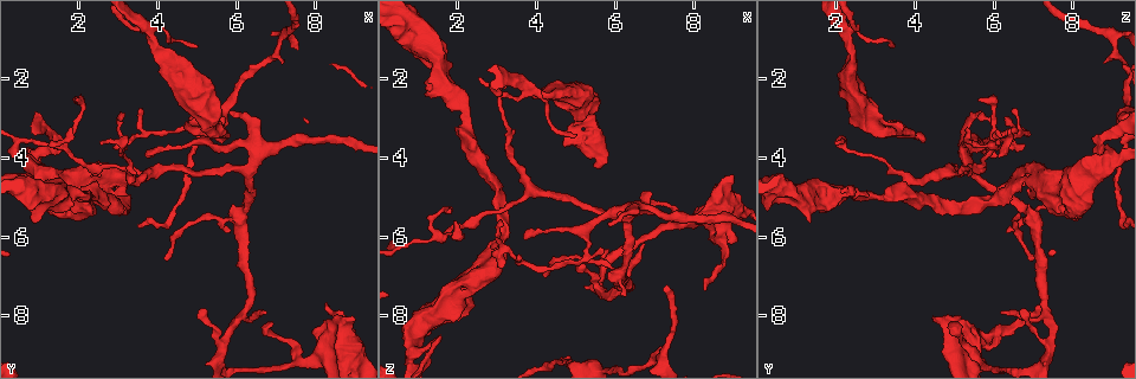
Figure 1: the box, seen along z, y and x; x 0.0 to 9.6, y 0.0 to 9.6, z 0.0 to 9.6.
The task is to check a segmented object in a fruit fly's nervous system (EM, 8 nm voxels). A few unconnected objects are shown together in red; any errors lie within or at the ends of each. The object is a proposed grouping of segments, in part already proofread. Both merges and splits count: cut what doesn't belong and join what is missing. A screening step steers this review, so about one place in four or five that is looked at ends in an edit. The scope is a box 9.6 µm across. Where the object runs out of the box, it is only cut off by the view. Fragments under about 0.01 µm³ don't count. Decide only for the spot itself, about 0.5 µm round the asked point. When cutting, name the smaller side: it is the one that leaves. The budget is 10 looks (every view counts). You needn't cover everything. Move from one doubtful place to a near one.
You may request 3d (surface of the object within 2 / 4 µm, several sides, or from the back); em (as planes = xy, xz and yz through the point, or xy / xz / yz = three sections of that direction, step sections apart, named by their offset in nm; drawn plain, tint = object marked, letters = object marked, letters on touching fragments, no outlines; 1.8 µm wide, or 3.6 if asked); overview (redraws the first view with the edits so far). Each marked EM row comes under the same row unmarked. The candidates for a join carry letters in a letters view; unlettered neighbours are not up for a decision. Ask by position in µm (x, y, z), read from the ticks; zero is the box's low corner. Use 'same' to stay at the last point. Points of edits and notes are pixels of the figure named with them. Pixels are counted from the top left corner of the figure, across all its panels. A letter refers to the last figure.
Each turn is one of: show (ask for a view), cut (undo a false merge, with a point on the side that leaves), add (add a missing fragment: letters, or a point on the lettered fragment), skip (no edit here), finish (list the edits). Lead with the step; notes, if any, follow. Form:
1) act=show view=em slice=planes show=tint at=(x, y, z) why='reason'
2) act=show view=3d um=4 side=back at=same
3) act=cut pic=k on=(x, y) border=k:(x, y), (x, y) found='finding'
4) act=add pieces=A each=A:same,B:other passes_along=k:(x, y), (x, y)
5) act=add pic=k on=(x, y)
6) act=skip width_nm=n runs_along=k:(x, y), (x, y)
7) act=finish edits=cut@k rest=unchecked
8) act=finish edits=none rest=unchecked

act=show view=3d um=2 at=(3.35, 3.55, 6.40) why='abrupt turn'

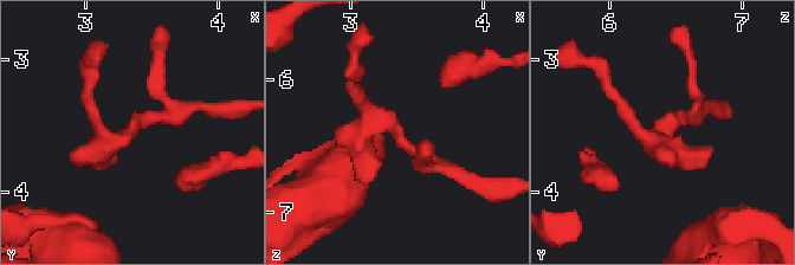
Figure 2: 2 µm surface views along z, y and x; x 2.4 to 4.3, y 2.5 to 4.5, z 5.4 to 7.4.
act=show view=em slice=planes show=letters at=(3.36, 3.52, 6.36)

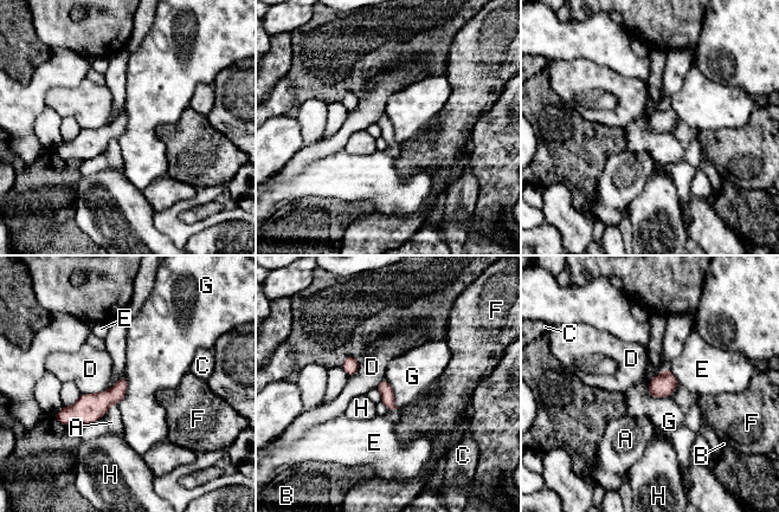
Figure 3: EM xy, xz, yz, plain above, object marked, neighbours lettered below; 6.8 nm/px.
act=skip each=A:other,B:other,C:other,D:other,E:other,F:other,G:other,H:other runs_along=3:(123, 381), (97, 404), (59, 417) found='all the same cell'

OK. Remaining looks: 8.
act=show view=em slice=planes show=letters at=(5.45, 3.25, 3.40) why='arms part here'

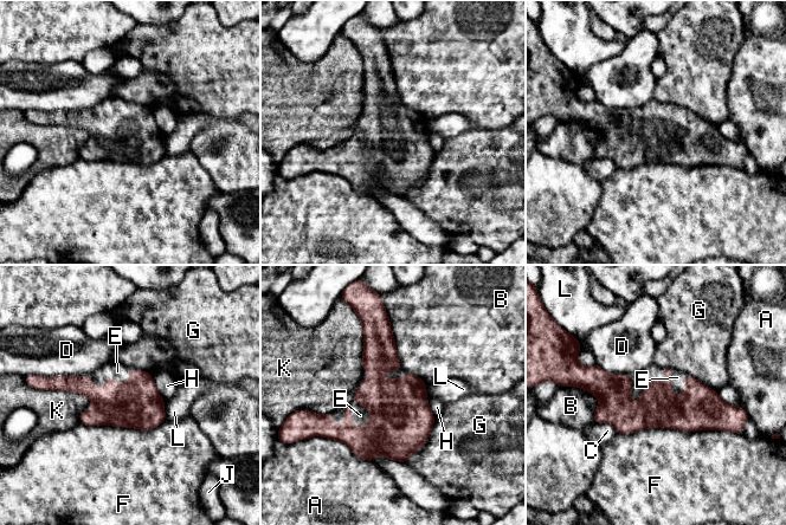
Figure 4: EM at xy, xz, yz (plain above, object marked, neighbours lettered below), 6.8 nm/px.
act=add pieces=E width_nm=280 each=A:other,B:other,C:other,D:other,E:same,F:other,G:other,H:other,J:other,K:other,L:other passes_along=4:(401, 420), (369, 416), (360, 415) found='the cell continues'

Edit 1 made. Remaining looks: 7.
act=show view=3d um=2 at=(6.45, 3.55, 5.20) why='three arms meet'

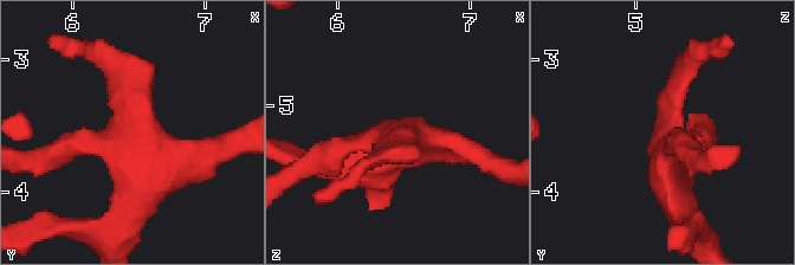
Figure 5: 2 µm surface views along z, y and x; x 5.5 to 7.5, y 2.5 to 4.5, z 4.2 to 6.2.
act=show view=em slice=xy step=8 show=letters at=(6.46, 3.48, 5.26)

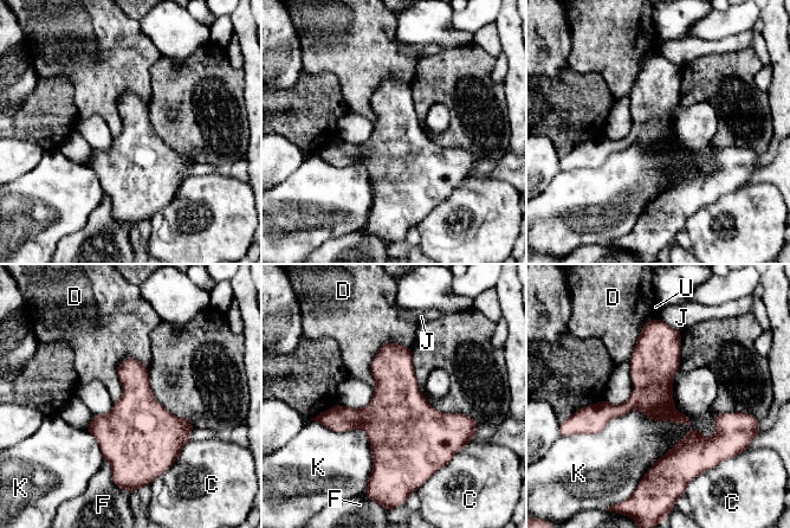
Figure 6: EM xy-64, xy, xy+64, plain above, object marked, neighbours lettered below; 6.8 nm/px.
act=skip width_nm=280 each=C:other,D:other,F:other,J:other,K:other,U:other runs_along=6:(648, 327), (654, 396), (693, 429), (669, 467) found='one cell here'

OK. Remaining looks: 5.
act=show view=em slice=yz step=8 show=letters at=(2.10, 5.50, 8.00) why='closes a loop'

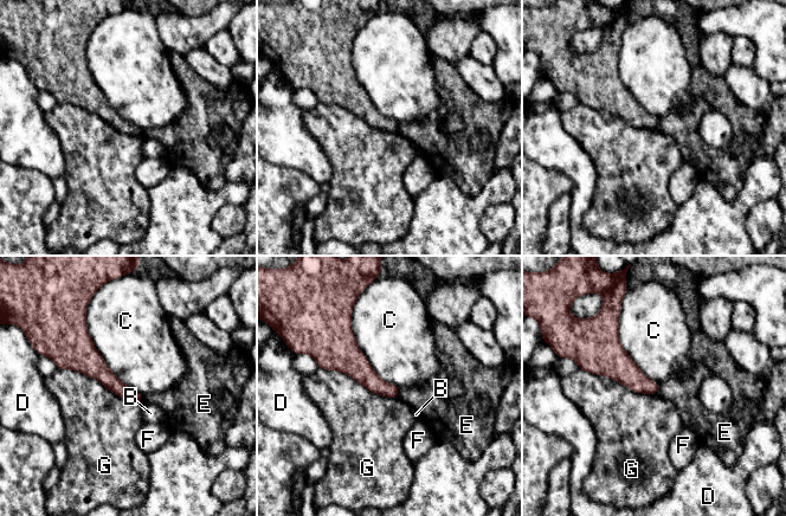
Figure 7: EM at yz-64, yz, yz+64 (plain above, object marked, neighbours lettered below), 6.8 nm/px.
act=skip each=B:other,C:other,D:other,E:other,F:other,G:other runs_along=7:(59, 362), (90, 362), (140, 399) found='continuous, no second cell'

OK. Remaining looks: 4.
act=show view=em slice=planes show=letters at=(5.20, 7.90, 6.75) why='branch stops here'

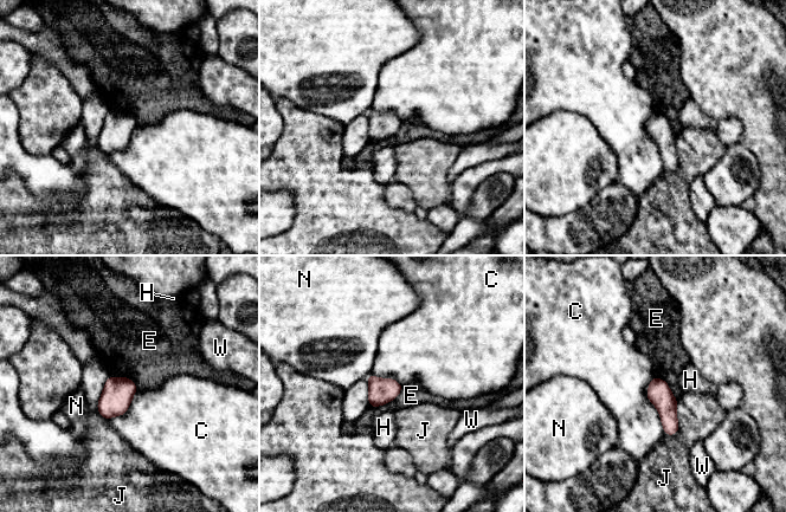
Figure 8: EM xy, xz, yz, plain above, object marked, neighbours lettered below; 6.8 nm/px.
act=skip width_nm=160 each=C:other,E:other,H:other,J:other,N:other,W:other border=8:(651, 377), (648, 400), (664, 433) found='no lettered fragment goes on from it'

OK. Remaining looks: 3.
act=finish edits=add@4 rest=unchecked

